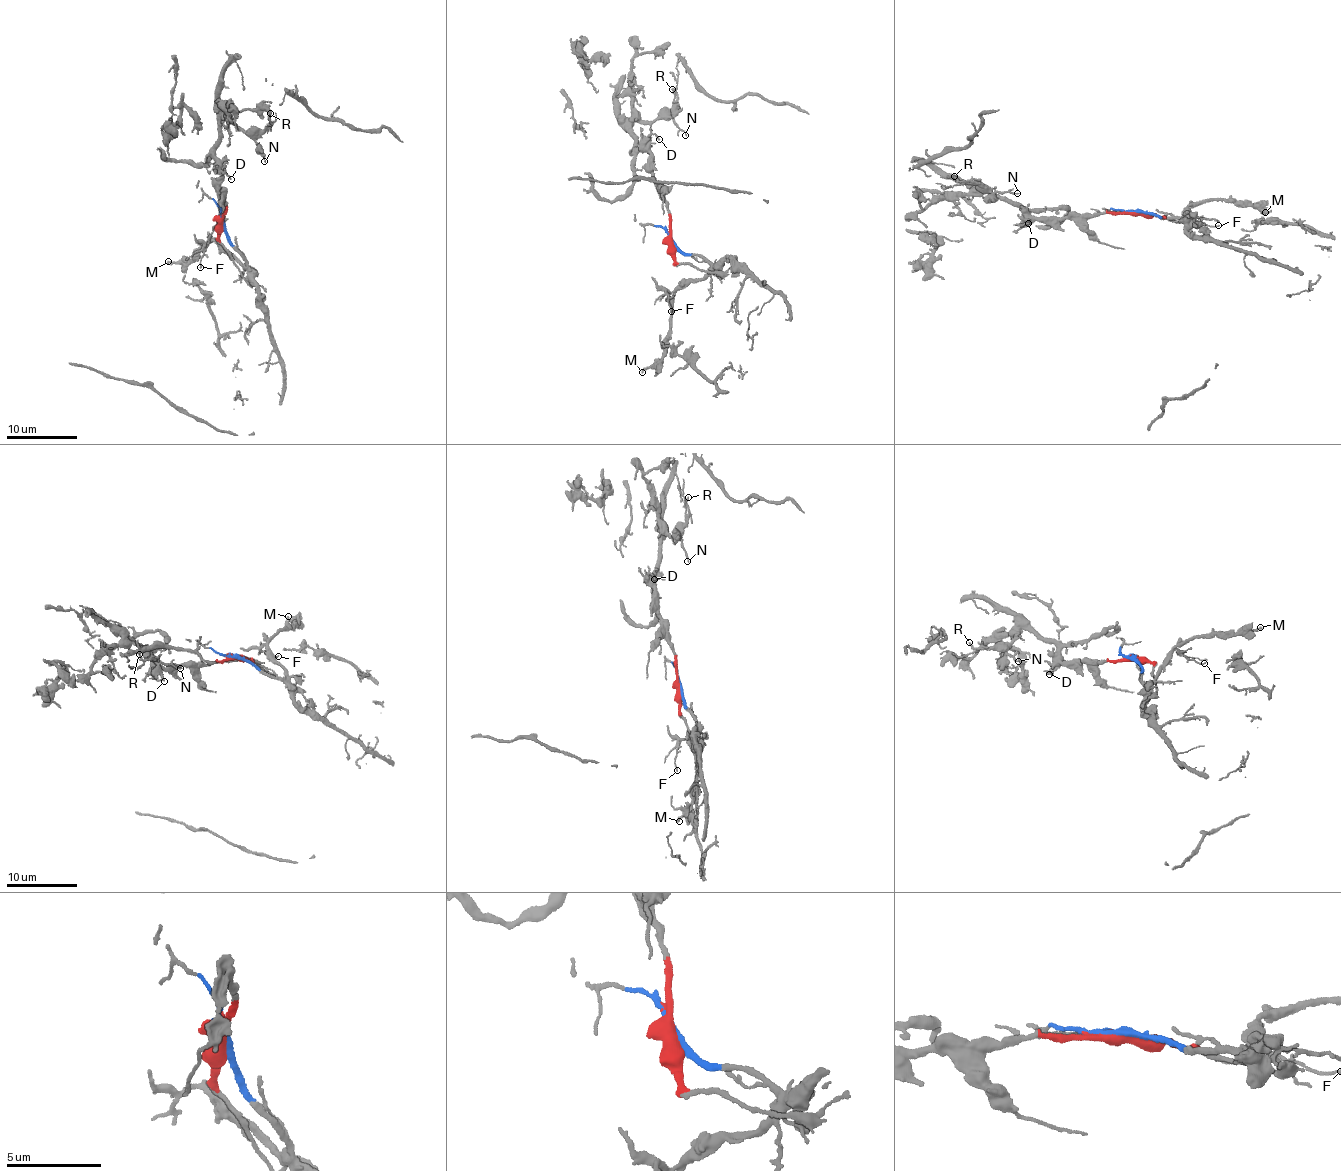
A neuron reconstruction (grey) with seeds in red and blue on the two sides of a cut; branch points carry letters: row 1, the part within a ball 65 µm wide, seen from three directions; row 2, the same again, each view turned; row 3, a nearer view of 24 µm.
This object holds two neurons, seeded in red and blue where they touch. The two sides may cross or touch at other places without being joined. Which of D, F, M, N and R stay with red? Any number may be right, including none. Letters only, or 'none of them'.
D, N, R

